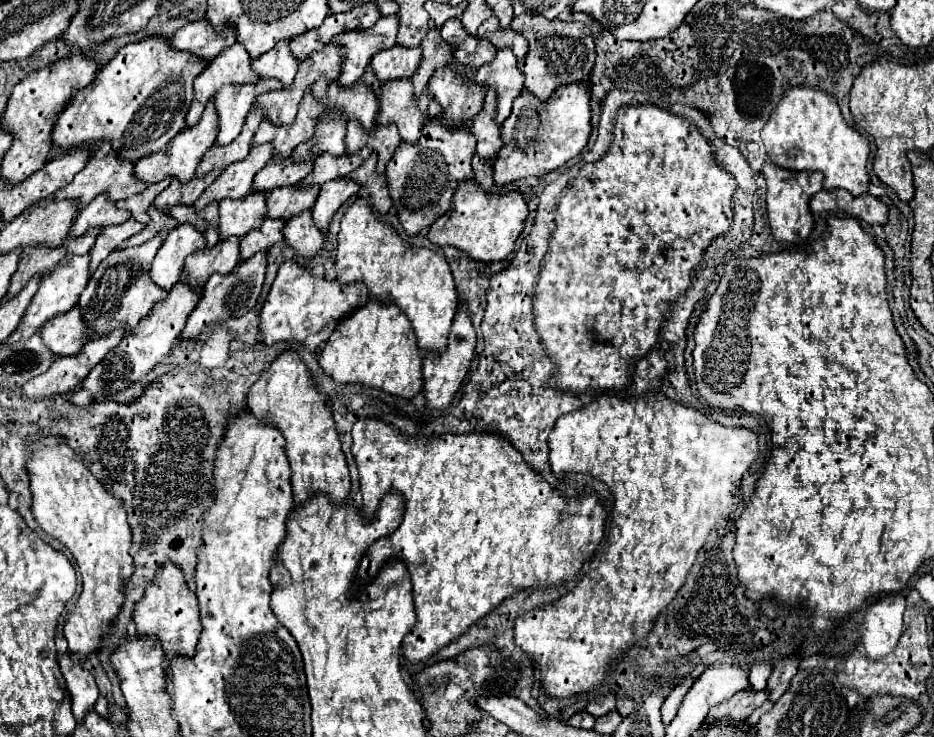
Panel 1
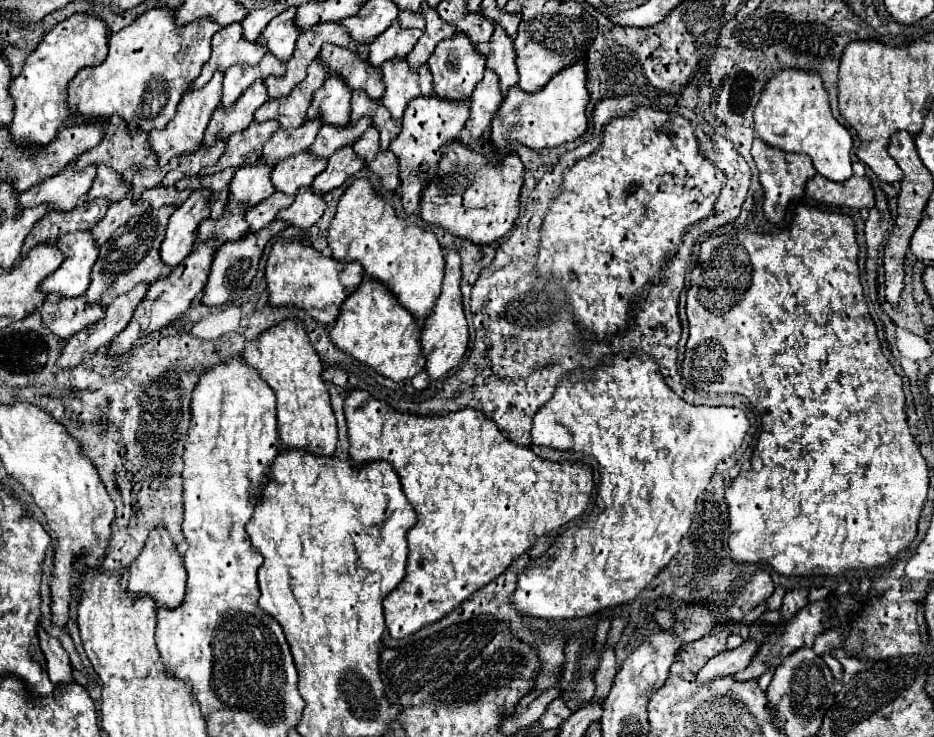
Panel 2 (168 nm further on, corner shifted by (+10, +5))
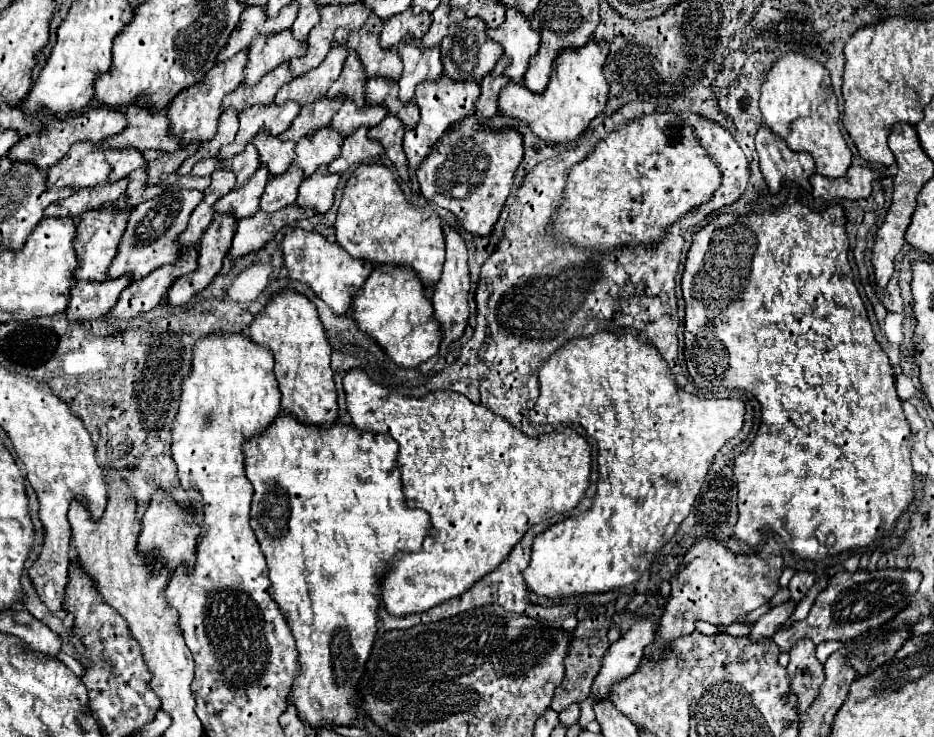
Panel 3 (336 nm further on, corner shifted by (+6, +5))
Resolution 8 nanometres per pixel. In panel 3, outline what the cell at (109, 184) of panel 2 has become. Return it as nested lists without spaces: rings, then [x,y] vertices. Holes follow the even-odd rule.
[[[106,150],[106,162],[112,166],[108,182],[128,178],[130,172],[144,166],[142,154],[138,154],[138,150]]]

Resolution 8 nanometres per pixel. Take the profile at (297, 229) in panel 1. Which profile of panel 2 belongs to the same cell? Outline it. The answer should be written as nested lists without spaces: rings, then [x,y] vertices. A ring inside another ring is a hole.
[[[306,186],[306,190],[298,190],[296,200],[290,208],[278,212],[278,218],[286,220],[288,224],[296,228],[310,228],[324,214],[324,208],[326,208],[324,196],[314,194],[314,190]]]

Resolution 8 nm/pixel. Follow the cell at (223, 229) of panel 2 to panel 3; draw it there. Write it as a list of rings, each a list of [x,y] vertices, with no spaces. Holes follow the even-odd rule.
[[[260,166],[256,170],[256,174],[240,190],[230,190],[230,194],[220,198],[214,206],[214,210],[218,214],[230,212],[234,216],[234,220],[254,216],[260,210],[258,202],[260,202],[260,196],[264,194],[266,182],[268,182],[268,170],[266,170],[266,166]]]

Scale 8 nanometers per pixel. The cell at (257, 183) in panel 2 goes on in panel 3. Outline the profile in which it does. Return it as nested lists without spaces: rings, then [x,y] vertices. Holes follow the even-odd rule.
[[[260,134],[260,138],[254,138],[252,144],[258,150],[260,164],[268,168],[270,178],[284,174],[294,160],[296,142],[278,142],[278,138],[266,138],[266,134]]]

